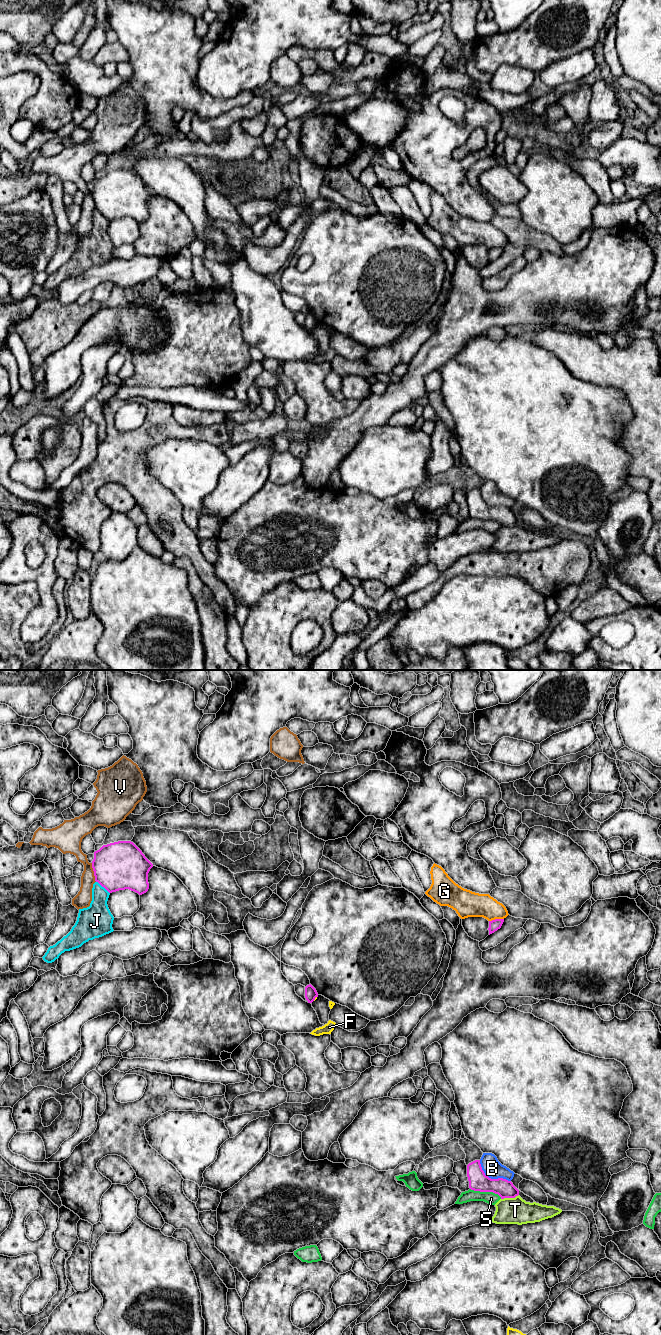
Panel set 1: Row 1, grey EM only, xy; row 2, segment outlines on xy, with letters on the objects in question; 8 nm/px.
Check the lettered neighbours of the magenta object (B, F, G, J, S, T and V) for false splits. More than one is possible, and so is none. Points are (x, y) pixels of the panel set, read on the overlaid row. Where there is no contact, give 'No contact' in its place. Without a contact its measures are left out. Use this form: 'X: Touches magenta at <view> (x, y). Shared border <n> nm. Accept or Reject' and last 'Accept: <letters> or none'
B: Touches magenta at xy (490, 1178). Shared border 300 nm. Reject
F: Touches magenta at xy (315, 997). Shared border 50 nm. Reject
G: Touches magenta at xy (496, 919). Shared border 120 nm. Reject
J: Touches magenta at xy (103, 886). Shared border 150 nm. Reject
S: Touches magenta at xy (486, 1191). Shared border 260 nm. Reject
T: Touches magenta at xy (509, 1197). Shared border 150 nm. Reject
V: Touches magenta at xy (94, 872). Shared border 160 nm. Reject
Accept: none

